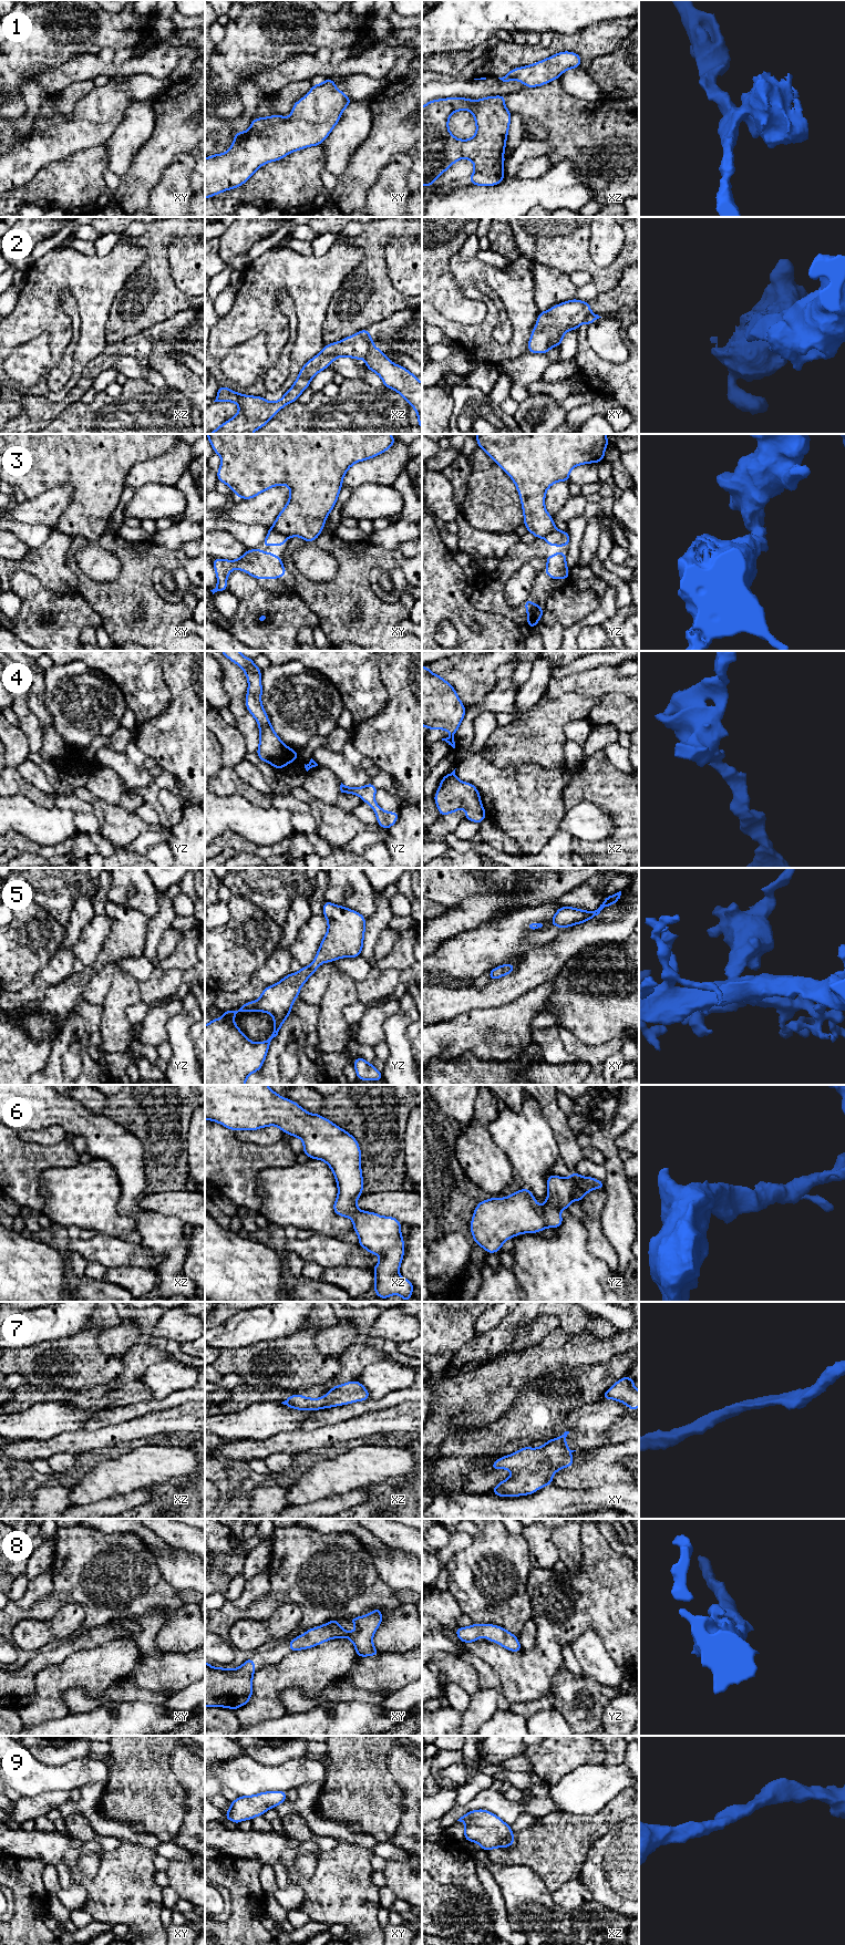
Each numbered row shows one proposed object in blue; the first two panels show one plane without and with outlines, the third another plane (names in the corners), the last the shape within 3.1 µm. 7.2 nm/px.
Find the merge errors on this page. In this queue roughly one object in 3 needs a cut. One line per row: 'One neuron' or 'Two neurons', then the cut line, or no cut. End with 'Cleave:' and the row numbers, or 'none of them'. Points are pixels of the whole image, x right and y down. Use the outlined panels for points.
1: One neuron. No split
2: Two neurons. Split along xz (373, 345), (363, 359)
3: Two neurons. Split along xy (270, 528), (284, 534), (288, 538)
4: One neuron. No split
5: One neuron. No split
6: One neuron. No split
7: One neuron. No split
8: One neuron. No split
9: One neuron. No split
Cleave: 2, 3

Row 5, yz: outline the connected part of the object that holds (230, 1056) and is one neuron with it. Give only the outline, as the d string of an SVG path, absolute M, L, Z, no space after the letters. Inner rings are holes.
M329 901L323 902L323 917L328 921L328 931L310 965L265 987L255 1002L246 1002L234 1011L223 1011L221 1018L212 1020L205 1025L205 1085L245 1085L248 1076L262 1067L270 1042L291 1014L293 1001L306 981L323 962L361 955L365 918ZM239 1012L271 1014L271 1036L261 1043L253 1043L234 1022L234 1016Z

